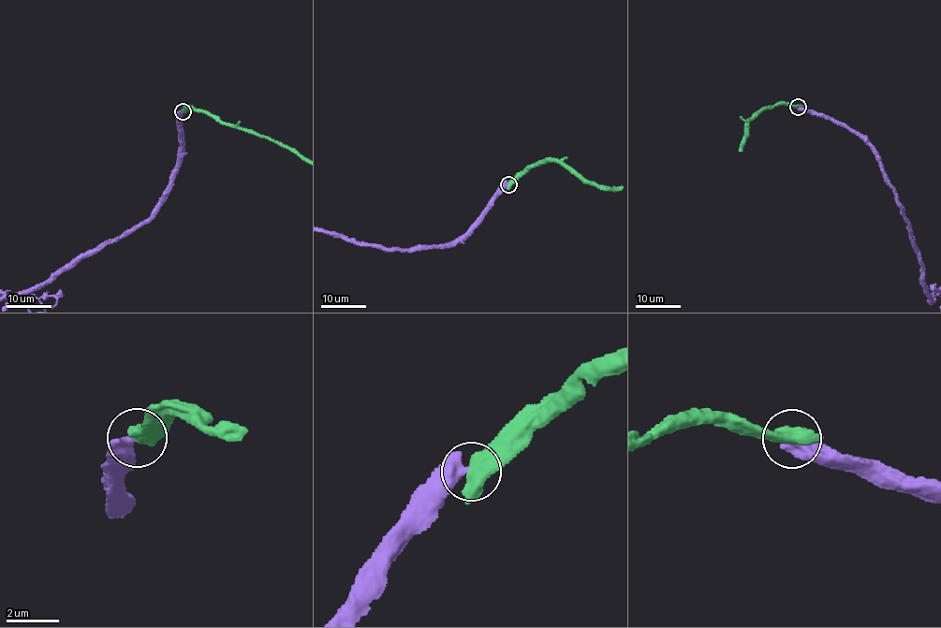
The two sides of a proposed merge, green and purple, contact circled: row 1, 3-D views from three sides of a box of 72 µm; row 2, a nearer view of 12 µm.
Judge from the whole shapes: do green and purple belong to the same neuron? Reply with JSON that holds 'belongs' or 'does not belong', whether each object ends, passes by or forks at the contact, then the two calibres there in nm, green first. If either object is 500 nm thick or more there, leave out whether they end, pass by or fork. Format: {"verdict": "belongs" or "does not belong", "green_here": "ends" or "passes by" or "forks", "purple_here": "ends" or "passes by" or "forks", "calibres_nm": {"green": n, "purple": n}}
{"verdict": "does not belong", "calibres_nm": {"green": 800, "purple": 480}}

